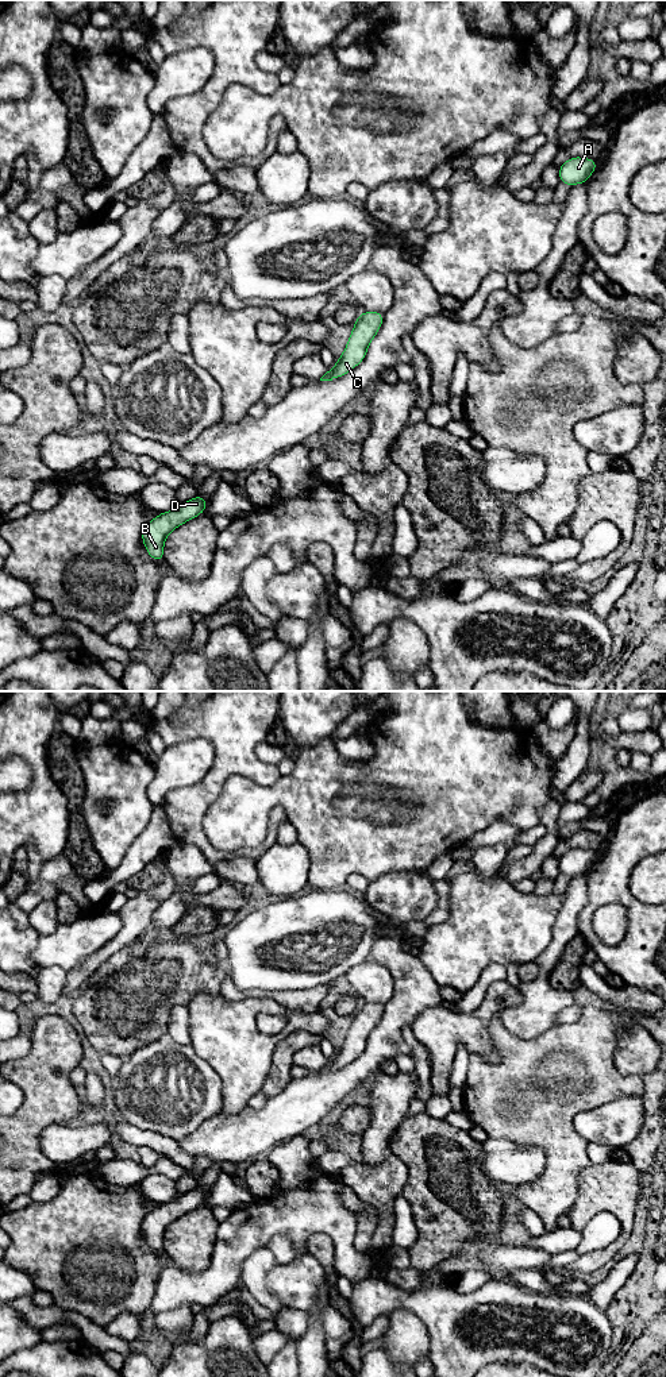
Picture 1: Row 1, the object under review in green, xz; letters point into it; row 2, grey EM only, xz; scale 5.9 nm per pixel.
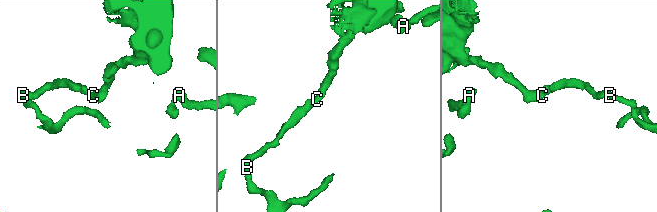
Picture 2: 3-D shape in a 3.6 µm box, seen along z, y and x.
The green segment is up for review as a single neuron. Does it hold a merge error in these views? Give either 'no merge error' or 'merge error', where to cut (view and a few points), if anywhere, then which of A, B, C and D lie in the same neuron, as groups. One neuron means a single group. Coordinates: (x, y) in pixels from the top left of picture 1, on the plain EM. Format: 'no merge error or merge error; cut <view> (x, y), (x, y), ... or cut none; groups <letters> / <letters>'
no merge error; cut none; groups A B C D

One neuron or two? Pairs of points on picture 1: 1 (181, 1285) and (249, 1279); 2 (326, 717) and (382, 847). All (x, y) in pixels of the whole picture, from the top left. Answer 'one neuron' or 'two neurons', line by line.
1: two neurons
2: two neurons

